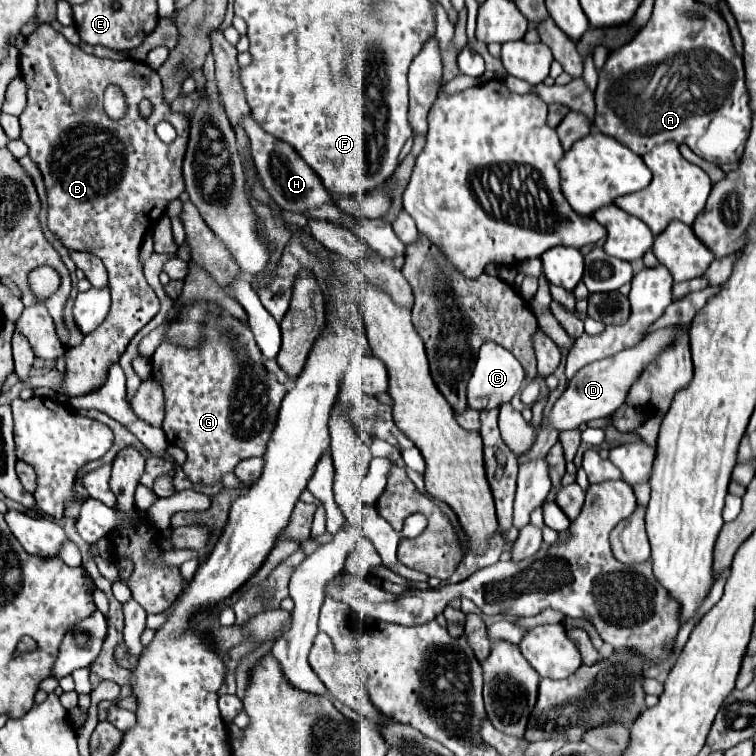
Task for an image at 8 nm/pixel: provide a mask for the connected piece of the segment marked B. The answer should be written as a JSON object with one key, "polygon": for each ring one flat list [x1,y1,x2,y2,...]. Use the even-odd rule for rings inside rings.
{"polygon":[[49,23,41,25,23,45,21,49,21,77,29,89,29,101,25,111,21,113,21,139,29,147,29,155,39,165,47,195,49,195,49,229,63,241,69,251,87,251,103,259,107,273,109,273,109,287,111,287,111,311,105,321,91,331,85,341,75,347,67,349,65,353,65,375,61,383,61,395,85,395,99,385,103,385,107,377,107,369,111,363,119,359,125,351,131,337,149,323,155,313,159,311,159,299,155,291,143,277,143,269,139,265,139,249,143,243,145,233,151,225,161,219,169,201,177,199,183,187,181,163,189,143,189,113,175,113,171,105,163,97,163,83,155,69,151,69,143,61,135,59,99,59,95,55,85,53,79,45,69,43,59,31,55,31],[107,85,119,85,127,97,127,115,119,121,113,121,103,111,103,91],[141,99,151,99,153,113,143,117,139,113],[159,121,169,121,177,129,177,139,173,143,163,143,157,133,155,125]]}

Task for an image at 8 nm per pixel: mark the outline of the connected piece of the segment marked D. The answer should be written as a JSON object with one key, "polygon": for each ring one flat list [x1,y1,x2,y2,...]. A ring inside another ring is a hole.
{"polygon":[[665,327,665,329,653,331,647,335,645,343,641,343,633,349,625,349,609,359,601,359,597,363,583,367,569,381,565,393,555,401,553,409,549,411,547,427,555,429,555,431,565,431,565,429,577,429,591,419,609,417,617,407,621,407,625,403,627,391,633,385,633,379,637,379,637,375,645,367,645,363,649,363,649,359,653,359,653,355,657,355,657,351,661,351,661,347,665,347,673,339,673,331,675,331,675,327]]}

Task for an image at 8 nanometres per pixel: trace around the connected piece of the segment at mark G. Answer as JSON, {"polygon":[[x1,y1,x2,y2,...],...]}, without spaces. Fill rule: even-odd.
{"polygon":[[207,313,201,333,205,339,197,347,161,343,151,357,151,375,165,393,163,431,171,445,187,453,185,475,193,483,215,485,239,461,265,453,287,387,277,377,267,377,265,357,245,321]]}

